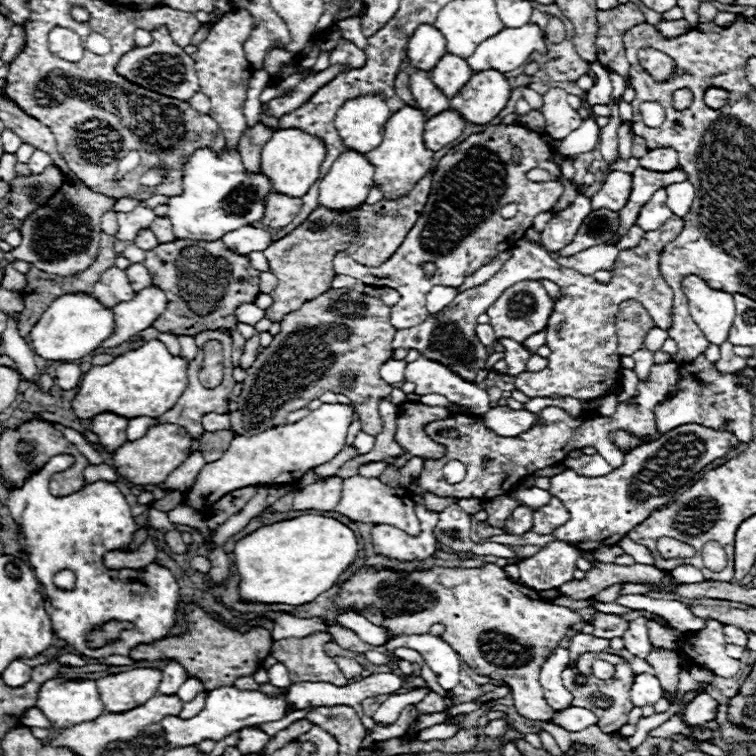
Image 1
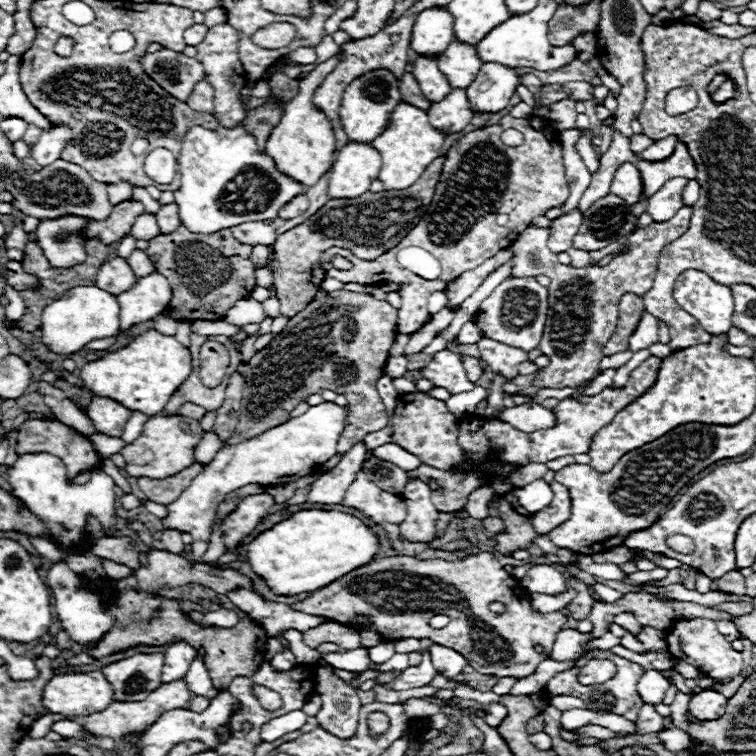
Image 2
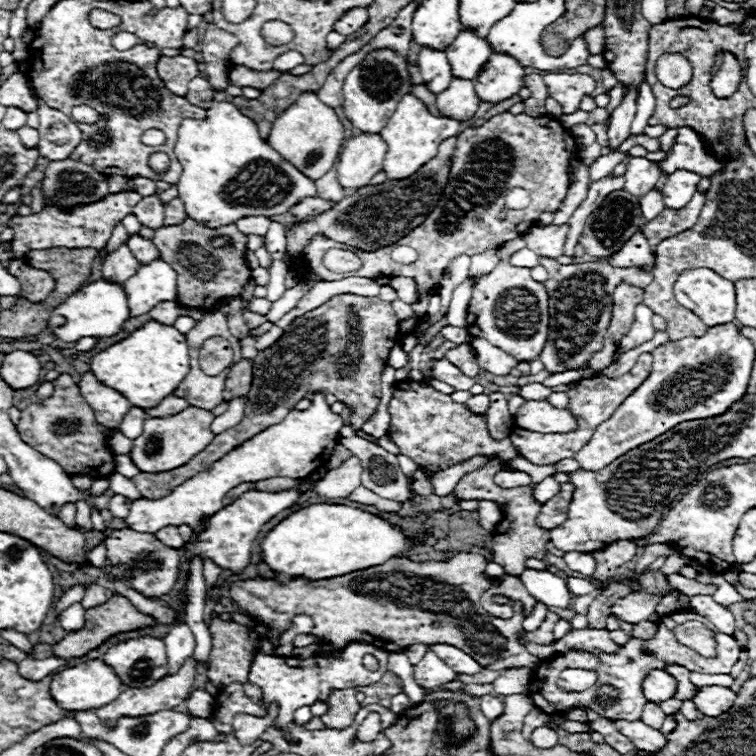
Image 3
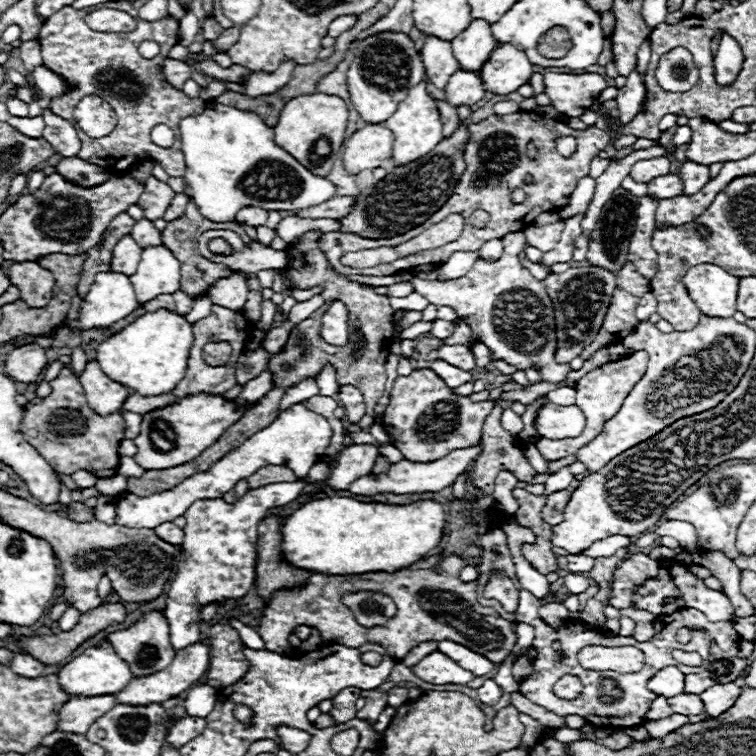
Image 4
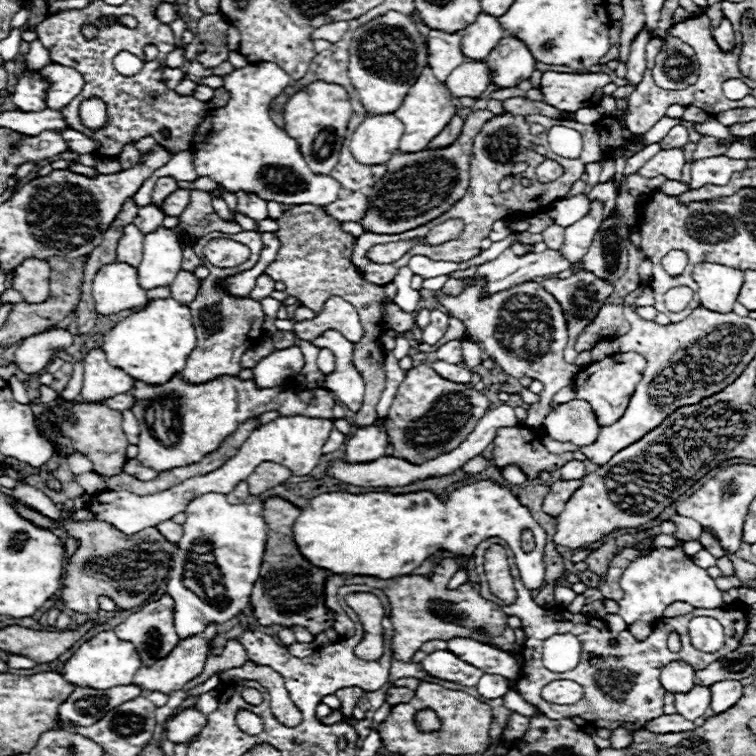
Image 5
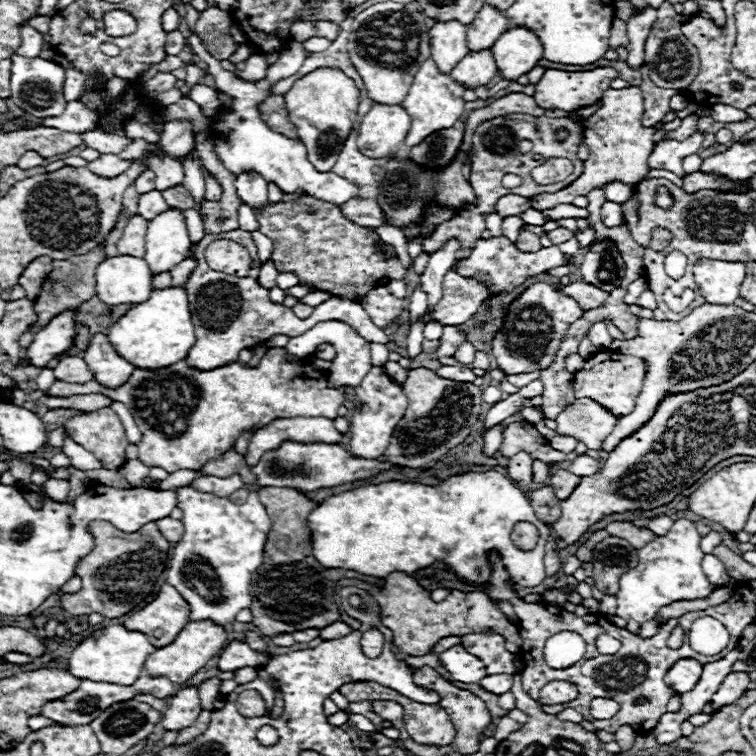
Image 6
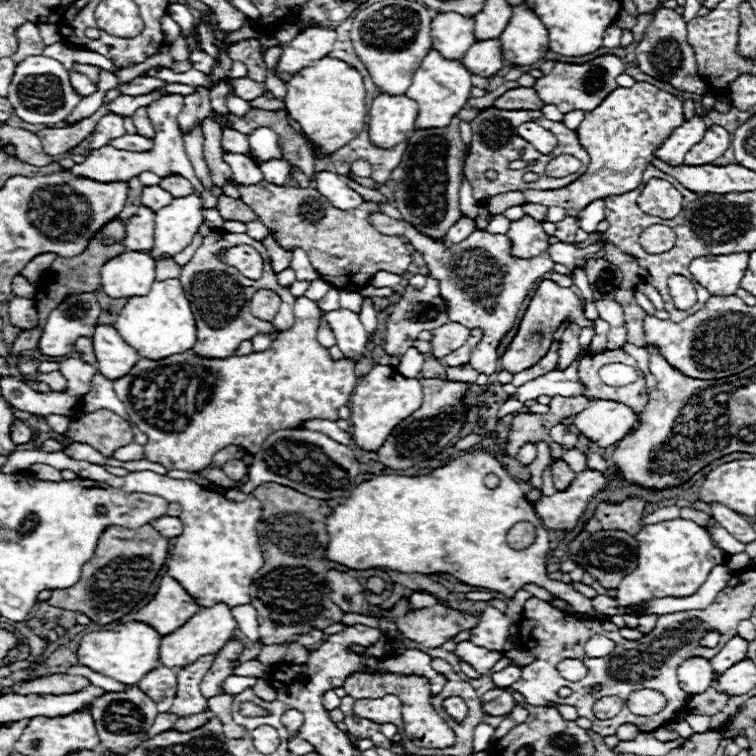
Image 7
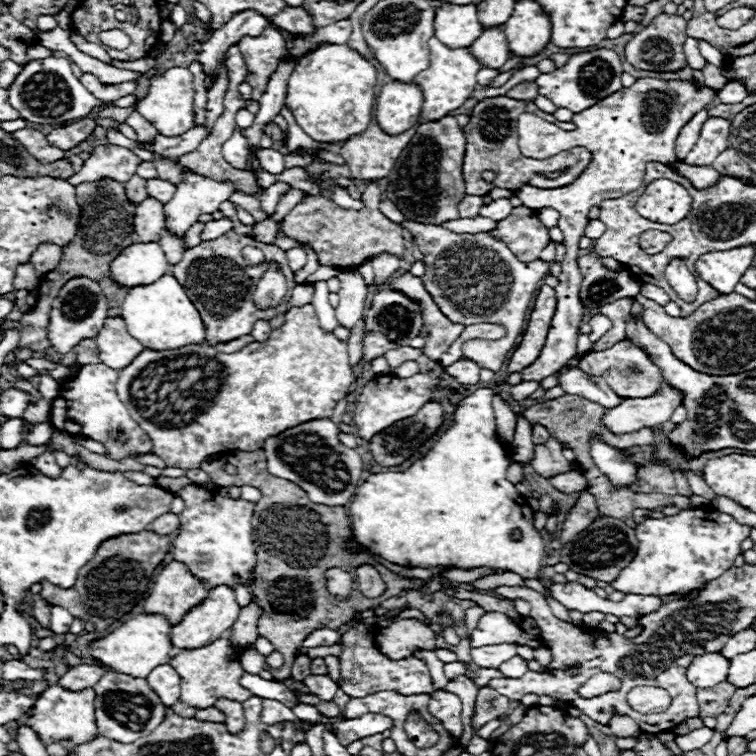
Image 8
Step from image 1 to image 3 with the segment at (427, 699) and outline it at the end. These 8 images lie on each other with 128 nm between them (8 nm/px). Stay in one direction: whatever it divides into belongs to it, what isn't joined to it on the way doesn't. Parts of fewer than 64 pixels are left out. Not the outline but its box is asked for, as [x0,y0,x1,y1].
[392,692,414,714]

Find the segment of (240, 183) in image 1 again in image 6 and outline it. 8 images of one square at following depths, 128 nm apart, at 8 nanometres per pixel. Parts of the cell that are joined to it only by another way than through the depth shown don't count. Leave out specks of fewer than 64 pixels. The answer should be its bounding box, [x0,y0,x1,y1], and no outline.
[188,32,360,206]

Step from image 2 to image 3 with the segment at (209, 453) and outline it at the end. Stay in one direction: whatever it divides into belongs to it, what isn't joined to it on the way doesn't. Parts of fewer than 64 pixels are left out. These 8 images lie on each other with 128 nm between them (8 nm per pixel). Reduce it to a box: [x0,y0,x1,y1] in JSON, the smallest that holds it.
[212,396,248,434]

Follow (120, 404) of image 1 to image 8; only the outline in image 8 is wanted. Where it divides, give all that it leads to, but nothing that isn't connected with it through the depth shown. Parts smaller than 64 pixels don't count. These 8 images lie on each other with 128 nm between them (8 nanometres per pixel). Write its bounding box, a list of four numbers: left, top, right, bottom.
[122,274,206,350]

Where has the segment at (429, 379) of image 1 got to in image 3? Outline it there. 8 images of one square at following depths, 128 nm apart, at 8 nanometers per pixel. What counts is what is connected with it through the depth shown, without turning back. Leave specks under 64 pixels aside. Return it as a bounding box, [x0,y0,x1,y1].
[432,358,476,390]

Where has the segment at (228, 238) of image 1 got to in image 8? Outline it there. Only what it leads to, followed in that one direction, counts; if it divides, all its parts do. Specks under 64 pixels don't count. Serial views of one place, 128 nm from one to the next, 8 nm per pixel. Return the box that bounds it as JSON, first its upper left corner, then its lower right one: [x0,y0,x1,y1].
[222,128,248,170]

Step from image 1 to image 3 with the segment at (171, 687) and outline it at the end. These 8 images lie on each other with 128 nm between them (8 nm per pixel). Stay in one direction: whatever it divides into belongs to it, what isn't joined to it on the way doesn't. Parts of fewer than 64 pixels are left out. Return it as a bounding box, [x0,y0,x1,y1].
[164,620,196,674]

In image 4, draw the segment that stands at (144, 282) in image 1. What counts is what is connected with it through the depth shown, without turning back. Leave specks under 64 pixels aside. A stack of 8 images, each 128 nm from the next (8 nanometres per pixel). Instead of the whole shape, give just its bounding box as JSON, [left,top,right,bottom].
[130,218,162,248]

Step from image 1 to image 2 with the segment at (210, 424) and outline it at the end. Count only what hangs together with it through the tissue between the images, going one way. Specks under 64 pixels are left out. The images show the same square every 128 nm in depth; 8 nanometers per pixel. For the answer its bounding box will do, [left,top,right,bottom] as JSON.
[178,402,206,420]

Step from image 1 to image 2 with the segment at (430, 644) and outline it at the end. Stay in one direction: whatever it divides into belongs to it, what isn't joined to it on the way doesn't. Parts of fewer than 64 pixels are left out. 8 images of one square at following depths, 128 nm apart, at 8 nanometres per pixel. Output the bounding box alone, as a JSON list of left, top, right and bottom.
[369,642,468,676]

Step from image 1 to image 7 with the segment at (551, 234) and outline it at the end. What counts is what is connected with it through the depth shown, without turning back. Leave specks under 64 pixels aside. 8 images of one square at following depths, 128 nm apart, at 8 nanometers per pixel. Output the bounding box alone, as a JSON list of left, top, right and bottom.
[522,82,684,242]

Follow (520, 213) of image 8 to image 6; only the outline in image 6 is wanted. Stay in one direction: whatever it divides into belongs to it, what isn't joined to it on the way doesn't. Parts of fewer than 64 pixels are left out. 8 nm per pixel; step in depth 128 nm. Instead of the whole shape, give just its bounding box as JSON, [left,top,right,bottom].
[514,230,542,252]

